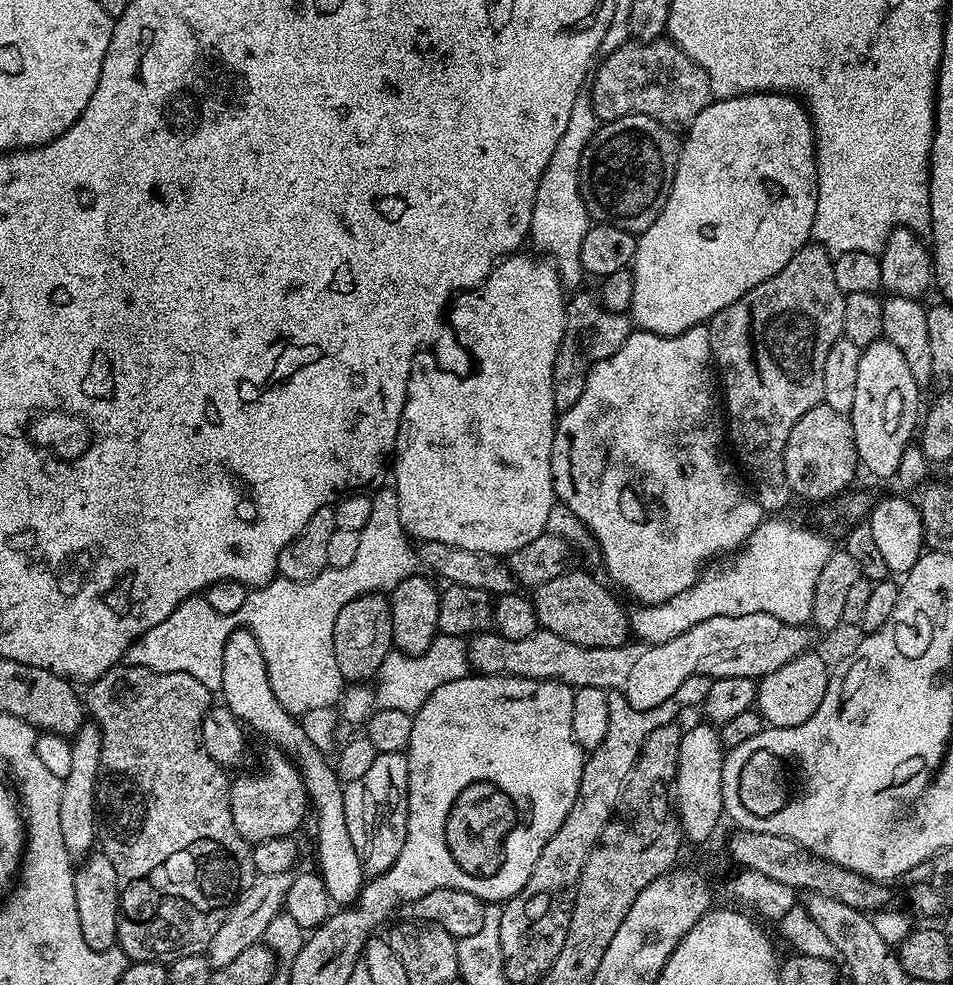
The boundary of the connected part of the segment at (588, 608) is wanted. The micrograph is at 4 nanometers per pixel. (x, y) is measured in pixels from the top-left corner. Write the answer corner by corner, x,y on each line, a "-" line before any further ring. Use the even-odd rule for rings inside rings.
569,570
540,584
530,599
536,611
536,623
545,632
559,634
587,648
617,648
630,640
630,614
616,601
607,583
599,584
588,572

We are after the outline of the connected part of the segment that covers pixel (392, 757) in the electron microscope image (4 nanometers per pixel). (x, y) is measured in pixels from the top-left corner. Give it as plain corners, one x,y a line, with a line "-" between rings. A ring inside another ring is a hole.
381,752
370,770
357,781
346,784
344,791
346,825
361,866
369,877
381,876
402,854
408,825
408,758
405,753

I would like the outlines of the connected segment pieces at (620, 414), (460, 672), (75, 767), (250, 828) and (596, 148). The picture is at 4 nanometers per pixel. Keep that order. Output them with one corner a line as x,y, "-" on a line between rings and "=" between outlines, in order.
707,323
690,326
690,330
677,336
659,336
653,332
633,330
626,342
622,342
622,346
610,354
610,358
592,366
586,378
586,390
582,390
582,398
578,398
570,410
559,413
552,447
552,485
556,491
556,500
574,510
574,514
578,514
580,521
588,528
594,544
596,540
604,555
604,568
609,576
607,579
613,585
624,584
625,590
637,600
637,605
661,604
694,586
702,575
700,567
707,560
714,559
719,552
728,551
732,554
743,548
756,527
766,519
764,507
756,500
749,485
740,481
736,473
737,465
730,456
728,461
727,455
726,416
722,411
722,396
718,391
718,376
714,371
=
438,634
421,656
408,656
397,648
393,649
388,652
376,675
376,705
382,709
405,711
414,716
434,690
469,675
469,672
467,641
460,636
=
85,722
71,737
70,774
62,780
62,802
58,819
62,825
62,842
73,858
84,858
97,847
96,779
102,762
102,730
95,722
=
277,747
268,750
260,776
244,776
241,780
233,779
230,784
230,814
234,814
234,827
253,846
270,838
296,834
304,815
310,812
308,792
300,769
=
642,114
623,116
617,120
601,123
596,129
594,138
590,138
580,163
582,202
586,206
589,217
593,221
618,226
633,234
647,230
654,222
654,218
662,214
662,206
666,206
666,198
670,198
682,147
681,141
678,136
676,140
676,136
677,133
673,129

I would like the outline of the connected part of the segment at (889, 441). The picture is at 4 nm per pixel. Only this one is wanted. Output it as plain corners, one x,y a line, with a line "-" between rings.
886,339
875,340
870,346
863,348
860,354
860,361
858,362
858,383
856,393
854,394
854,406
850,413
852,421
852,429
854,430
854,446
856,447
856,459
859,467
864,468
872,476
888,476
888,478
895,477
898,470
898,461
902,458
902,450
906,450
906,446
913,443
914,437
918,432
918,421
922,416
922,404
920,408
920,392
922,392
921,385
914,382
914,374
910,374
910,365
907,364
906,358
902,358
902,353
898,350
898,346
894,346

